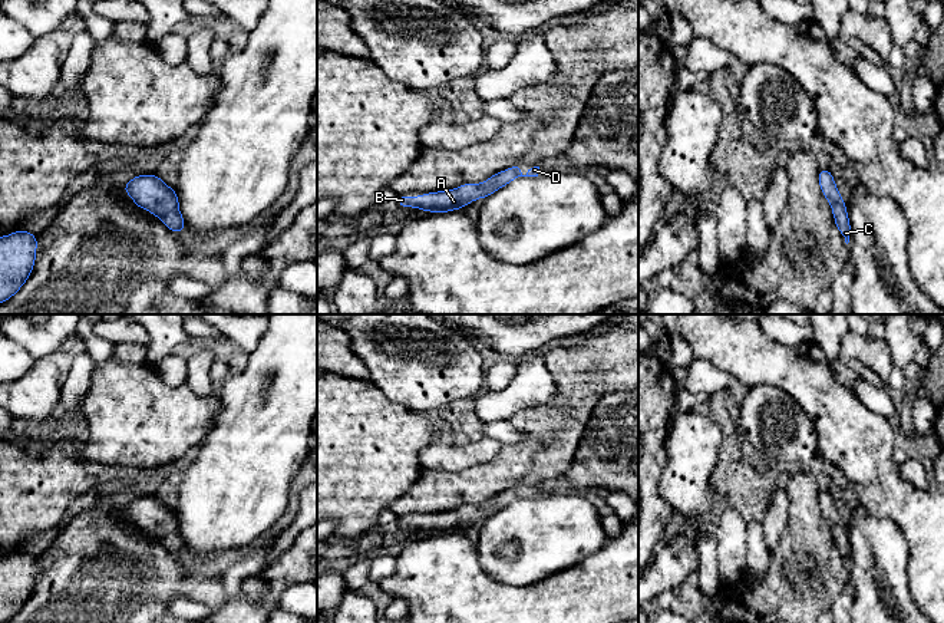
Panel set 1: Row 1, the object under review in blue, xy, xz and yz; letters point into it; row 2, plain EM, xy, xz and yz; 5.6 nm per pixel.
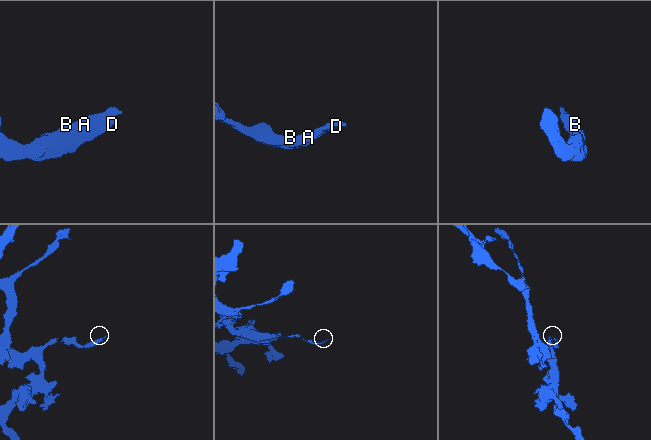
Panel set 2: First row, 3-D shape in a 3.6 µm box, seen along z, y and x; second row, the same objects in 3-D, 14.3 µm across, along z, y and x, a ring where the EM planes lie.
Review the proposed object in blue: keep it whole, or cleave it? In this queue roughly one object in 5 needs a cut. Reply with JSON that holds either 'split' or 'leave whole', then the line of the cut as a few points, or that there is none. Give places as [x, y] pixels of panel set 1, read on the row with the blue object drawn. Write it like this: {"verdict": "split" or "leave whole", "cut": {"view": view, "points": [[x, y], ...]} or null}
{"verdict": "leave whole", "cut": null}

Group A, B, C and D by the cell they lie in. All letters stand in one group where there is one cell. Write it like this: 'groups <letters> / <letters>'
groups A B C D

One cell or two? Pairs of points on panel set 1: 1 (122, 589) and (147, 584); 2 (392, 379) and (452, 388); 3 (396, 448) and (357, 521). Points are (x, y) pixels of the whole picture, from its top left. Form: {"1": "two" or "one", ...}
{"1": "one", "2": "one", "3": "one"}

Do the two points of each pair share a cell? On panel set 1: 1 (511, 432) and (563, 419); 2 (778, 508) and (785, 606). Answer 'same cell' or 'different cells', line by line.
1: different cells
2: different cells

